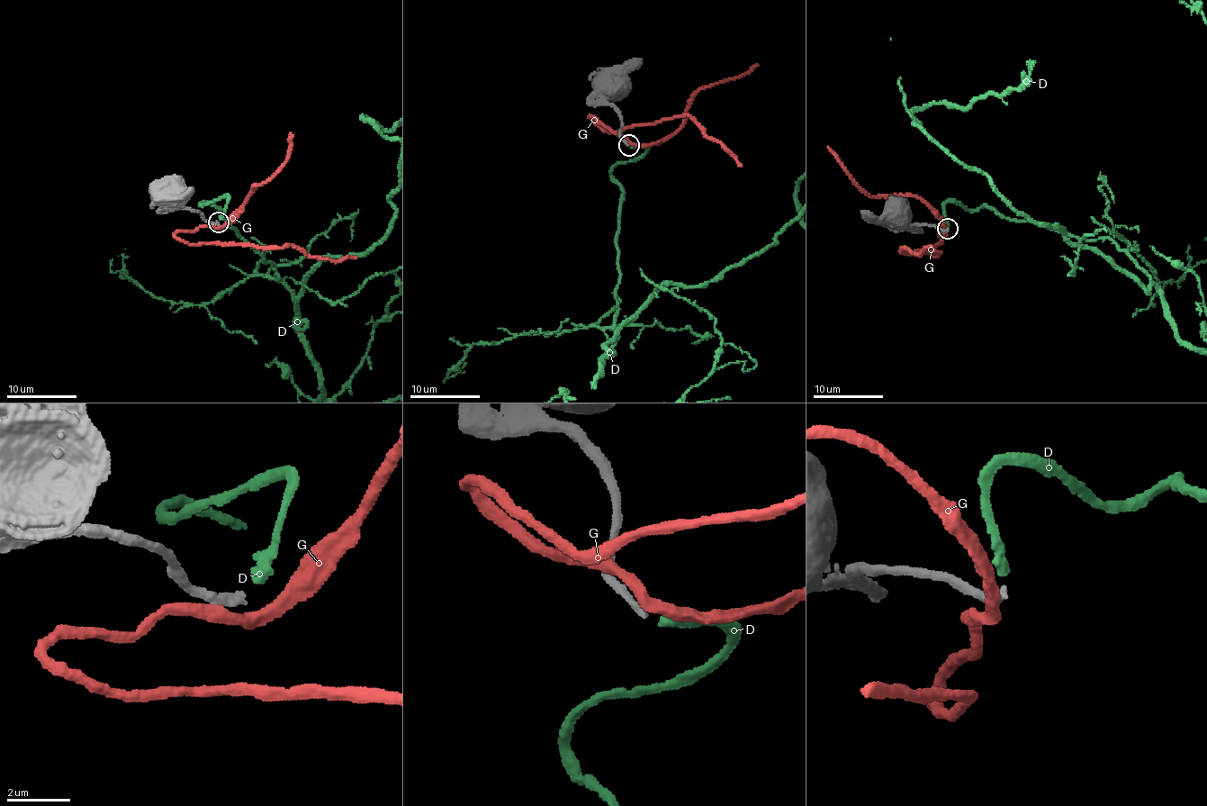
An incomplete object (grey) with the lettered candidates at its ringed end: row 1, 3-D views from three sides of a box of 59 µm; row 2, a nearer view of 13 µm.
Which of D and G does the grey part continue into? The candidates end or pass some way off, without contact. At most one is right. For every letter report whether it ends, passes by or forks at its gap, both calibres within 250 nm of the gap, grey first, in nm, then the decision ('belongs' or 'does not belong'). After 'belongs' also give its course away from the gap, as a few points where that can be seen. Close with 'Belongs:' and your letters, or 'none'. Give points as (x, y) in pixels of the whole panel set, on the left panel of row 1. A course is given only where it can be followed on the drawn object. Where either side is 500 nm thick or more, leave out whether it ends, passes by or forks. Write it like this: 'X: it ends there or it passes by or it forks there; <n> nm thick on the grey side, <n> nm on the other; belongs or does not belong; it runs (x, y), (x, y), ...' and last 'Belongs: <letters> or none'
D: it ends there; 240 nm thick on the grey side, 320 nm on the other; belongs
G: it passes by; 240 nm thick on the grey side, 380 nm on the other; does not belong
Belongs: D

